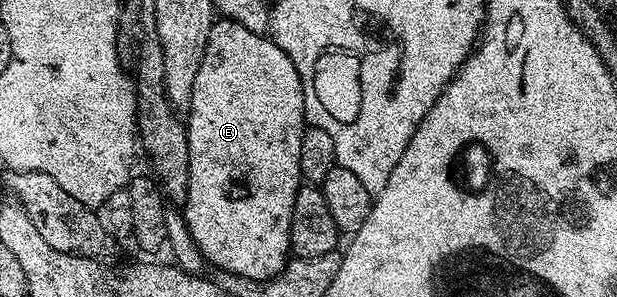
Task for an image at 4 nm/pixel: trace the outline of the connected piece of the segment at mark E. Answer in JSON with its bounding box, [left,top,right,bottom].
[184,17,306,281]

